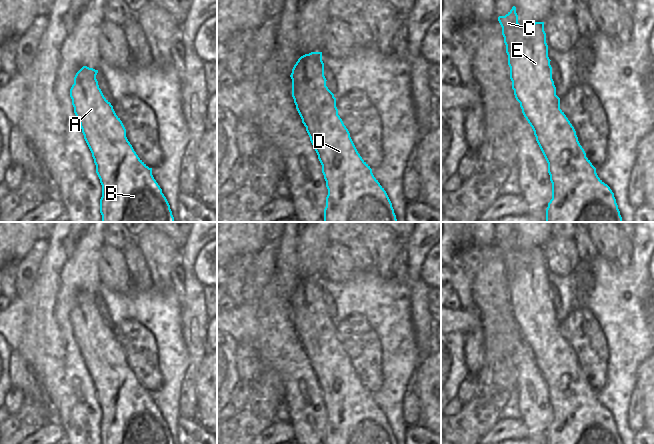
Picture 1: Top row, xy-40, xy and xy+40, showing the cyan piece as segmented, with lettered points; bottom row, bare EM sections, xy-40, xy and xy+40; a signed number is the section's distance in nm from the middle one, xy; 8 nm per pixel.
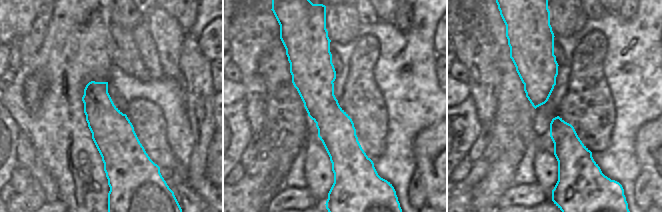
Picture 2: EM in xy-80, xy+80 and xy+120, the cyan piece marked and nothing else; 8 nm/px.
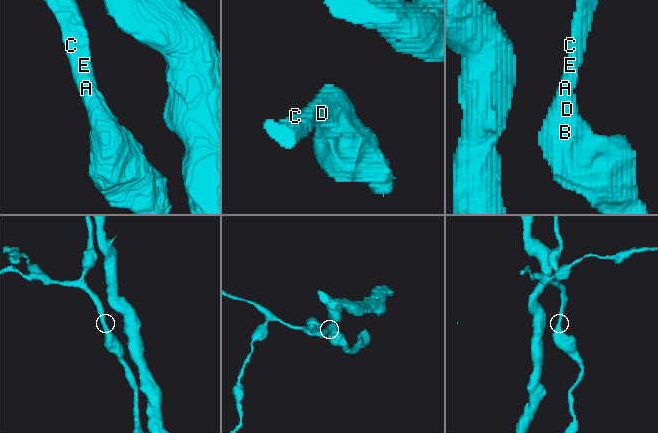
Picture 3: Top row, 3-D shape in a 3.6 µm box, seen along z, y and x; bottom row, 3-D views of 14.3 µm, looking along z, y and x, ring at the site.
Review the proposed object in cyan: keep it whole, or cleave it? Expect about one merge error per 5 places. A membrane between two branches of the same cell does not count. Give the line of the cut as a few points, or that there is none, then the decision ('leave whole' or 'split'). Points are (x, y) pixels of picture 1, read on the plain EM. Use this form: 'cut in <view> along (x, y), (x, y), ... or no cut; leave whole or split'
no cut; leave whole

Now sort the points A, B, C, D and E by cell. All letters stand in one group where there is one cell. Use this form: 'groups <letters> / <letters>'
groups A B C D E

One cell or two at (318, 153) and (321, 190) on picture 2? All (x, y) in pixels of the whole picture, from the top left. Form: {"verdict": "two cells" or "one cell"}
{"verdict": "one cell"}

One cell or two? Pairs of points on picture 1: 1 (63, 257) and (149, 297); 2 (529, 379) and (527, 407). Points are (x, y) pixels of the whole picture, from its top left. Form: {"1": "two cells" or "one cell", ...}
{"1": "two cells", "2": "one cell"}

